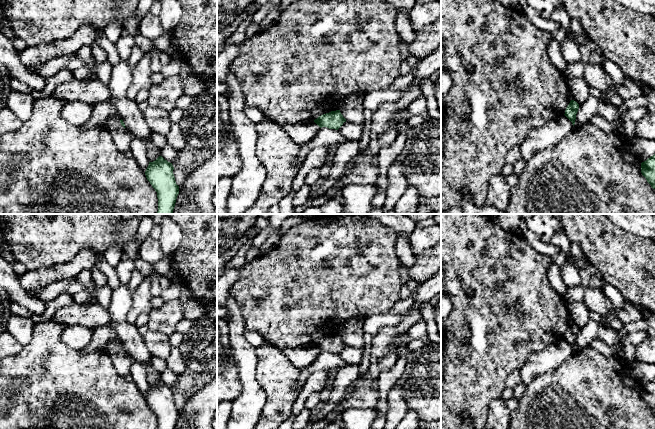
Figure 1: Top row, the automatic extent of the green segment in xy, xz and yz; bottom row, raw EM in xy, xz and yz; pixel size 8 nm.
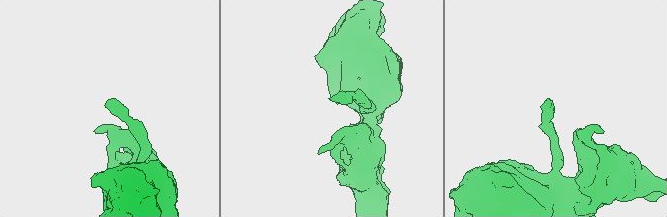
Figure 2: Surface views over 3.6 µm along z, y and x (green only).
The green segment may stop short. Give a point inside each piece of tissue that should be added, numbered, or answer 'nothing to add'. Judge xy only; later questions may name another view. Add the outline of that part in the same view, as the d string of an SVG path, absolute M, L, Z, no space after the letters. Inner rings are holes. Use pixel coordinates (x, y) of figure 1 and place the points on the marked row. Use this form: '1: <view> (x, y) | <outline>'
nothing to add

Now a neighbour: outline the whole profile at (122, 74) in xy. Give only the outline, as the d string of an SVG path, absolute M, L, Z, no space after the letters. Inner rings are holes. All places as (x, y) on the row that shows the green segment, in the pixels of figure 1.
M121 59L113 67L111 81L108 84L111 101L129 133L133 137L140 138L146 144L147 158L149 162L153 162L159 156L162 156L161 149L150 139L151 130L143 117L143 112L138 108L138 103L135 100L128 99L126 96L132 79L133 68L127 60Z

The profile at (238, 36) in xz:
M247 8L245 12L247 13L246 18L239 23L235 31L225 41L225 47L239 44L244 41L246 35L246 29L252 24L253 16L256 11L250 11Z

